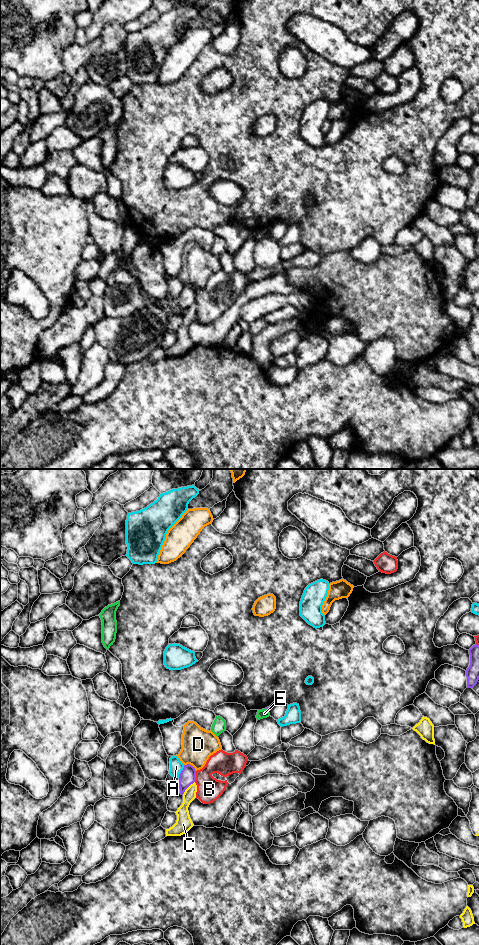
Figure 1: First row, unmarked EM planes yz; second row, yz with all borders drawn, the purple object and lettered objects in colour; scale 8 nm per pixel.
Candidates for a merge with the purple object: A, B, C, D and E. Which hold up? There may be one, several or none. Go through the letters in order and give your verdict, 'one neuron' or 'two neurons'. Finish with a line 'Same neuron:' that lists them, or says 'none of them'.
A: two neurons
B: two neurons
C: two neurons
D: two neurons
E: two neurons
Same neuron: none of them

